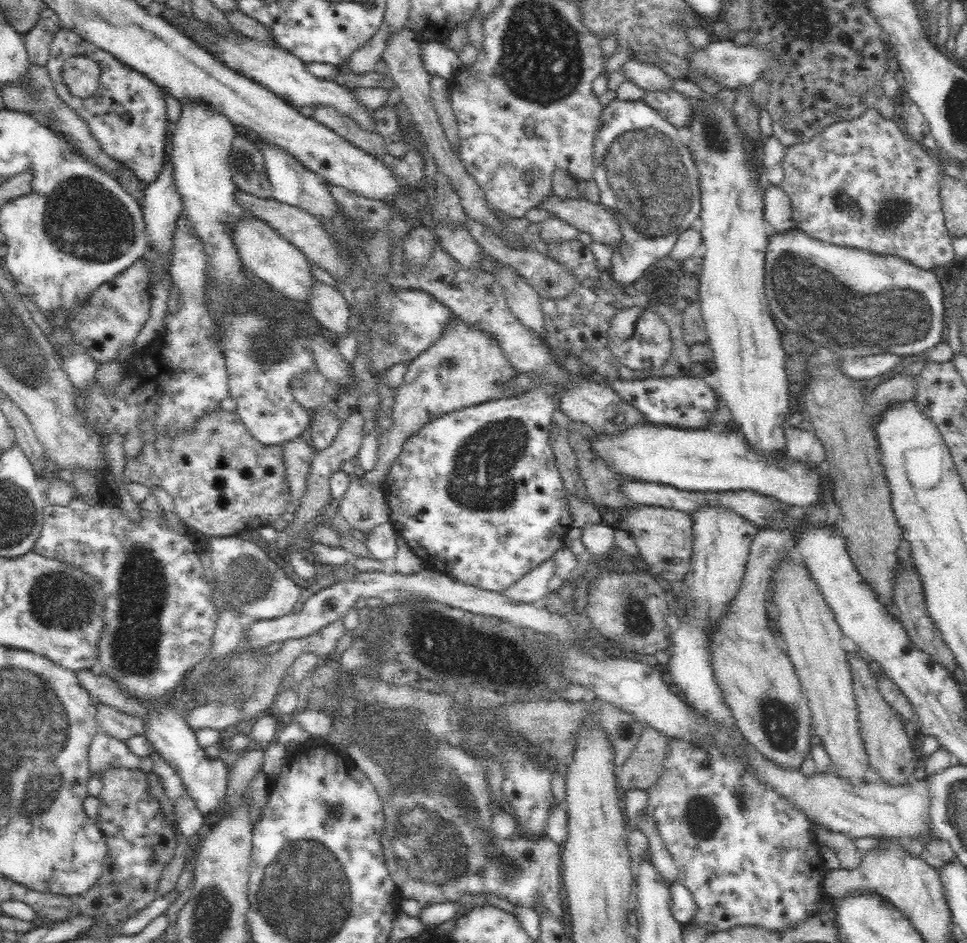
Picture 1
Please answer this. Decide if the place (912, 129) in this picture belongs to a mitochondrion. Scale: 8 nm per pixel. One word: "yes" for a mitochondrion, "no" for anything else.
no

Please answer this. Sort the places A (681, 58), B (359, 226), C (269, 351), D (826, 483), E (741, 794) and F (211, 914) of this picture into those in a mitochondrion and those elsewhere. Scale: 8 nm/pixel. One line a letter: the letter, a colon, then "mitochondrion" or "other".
A: other
B: mitochondrion
C: mitochondrion
D: other
E: mitochondrion
F: mitochondrion

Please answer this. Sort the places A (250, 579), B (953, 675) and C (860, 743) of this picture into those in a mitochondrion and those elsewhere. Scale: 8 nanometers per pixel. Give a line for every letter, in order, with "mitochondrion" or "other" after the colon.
A: mitochondrion
B: other
C: other

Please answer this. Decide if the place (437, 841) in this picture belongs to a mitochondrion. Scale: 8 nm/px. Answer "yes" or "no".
yes

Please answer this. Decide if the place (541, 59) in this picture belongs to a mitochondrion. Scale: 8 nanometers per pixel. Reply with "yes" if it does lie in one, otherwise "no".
yes

